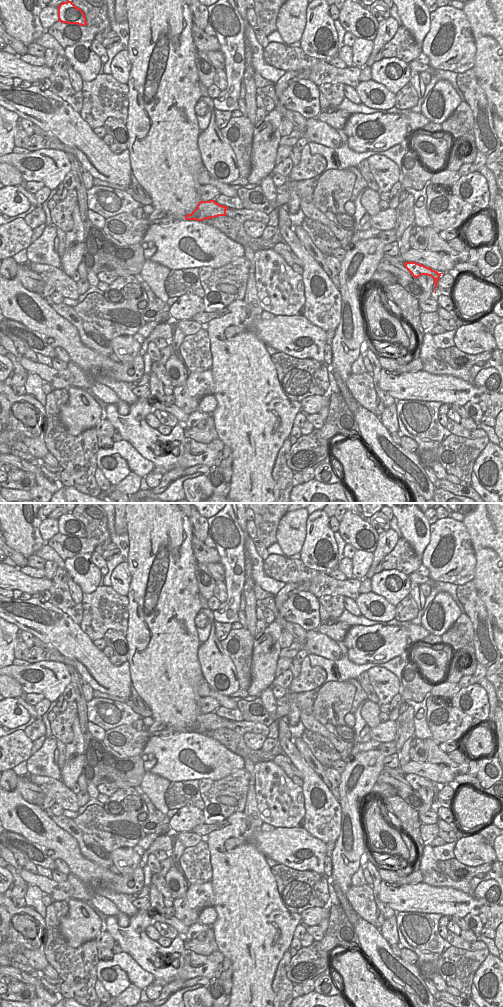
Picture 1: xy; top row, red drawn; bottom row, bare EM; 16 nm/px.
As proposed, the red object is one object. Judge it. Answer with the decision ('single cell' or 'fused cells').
fused cells

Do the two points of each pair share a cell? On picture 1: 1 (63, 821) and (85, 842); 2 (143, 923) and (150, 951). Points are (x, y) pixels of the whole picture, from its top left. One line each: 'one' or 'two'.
1: one
2: one

